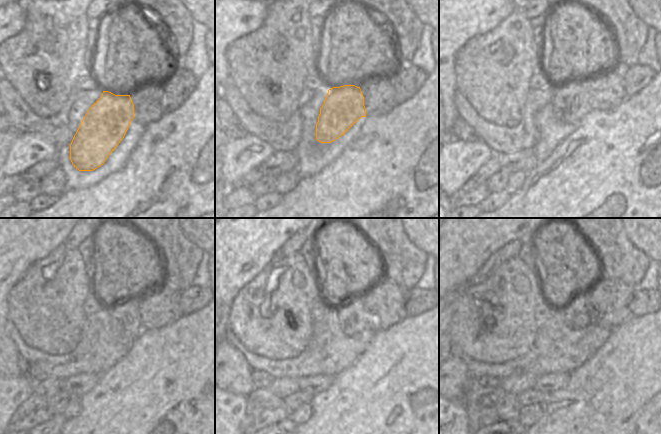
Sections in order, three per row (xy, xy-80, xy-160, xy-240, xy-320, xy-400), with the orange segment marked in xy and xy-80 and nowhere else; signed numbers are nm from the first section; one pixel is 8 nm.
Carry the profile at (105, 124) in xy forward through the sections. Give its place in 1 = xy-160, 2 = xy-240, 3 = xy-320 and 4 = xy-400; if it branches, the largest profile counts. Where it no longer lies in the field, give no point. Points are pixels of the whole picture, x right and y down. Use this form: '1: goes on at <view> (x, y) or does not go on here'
1: goes on at xy-160 (570, 102)
2: goes on at xy-240 (125, 322)
3: goes on at xy-320 (352, 319)
4: goes on at xy-400 (576, 314)

